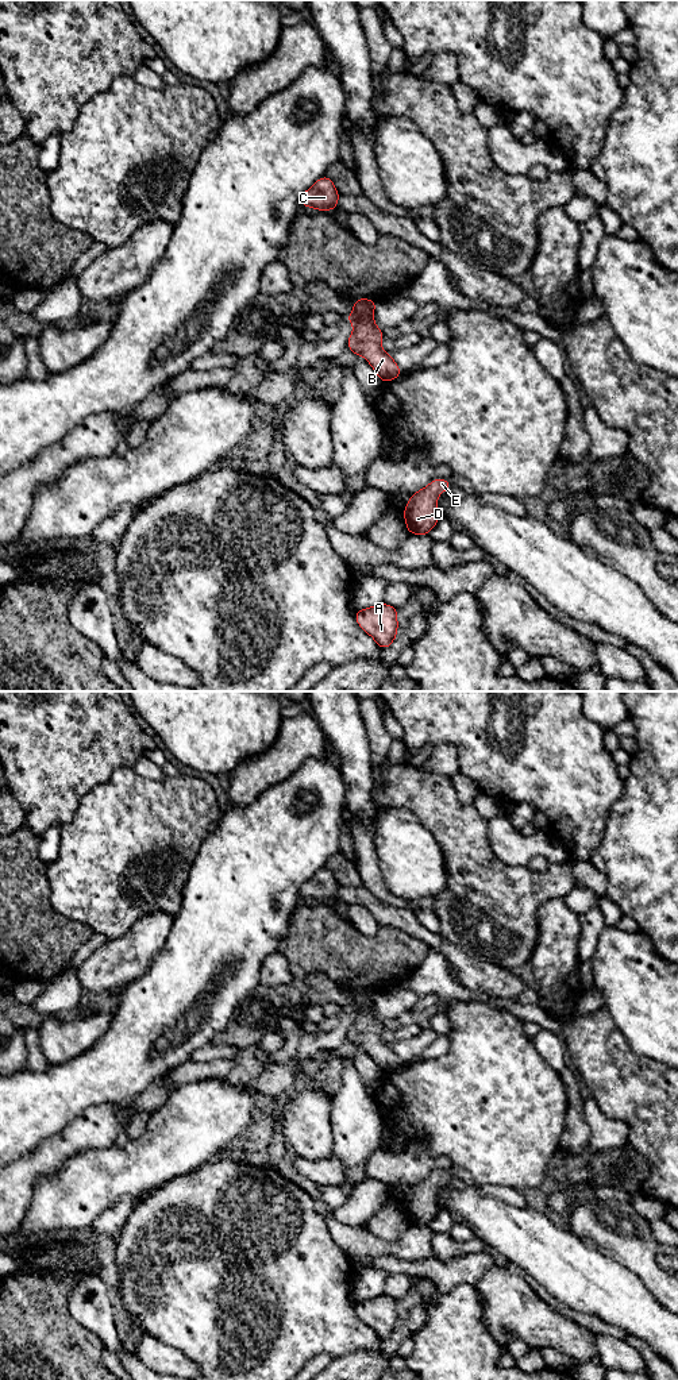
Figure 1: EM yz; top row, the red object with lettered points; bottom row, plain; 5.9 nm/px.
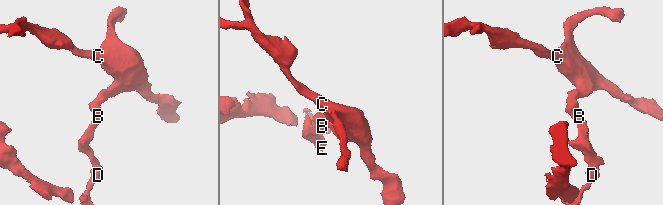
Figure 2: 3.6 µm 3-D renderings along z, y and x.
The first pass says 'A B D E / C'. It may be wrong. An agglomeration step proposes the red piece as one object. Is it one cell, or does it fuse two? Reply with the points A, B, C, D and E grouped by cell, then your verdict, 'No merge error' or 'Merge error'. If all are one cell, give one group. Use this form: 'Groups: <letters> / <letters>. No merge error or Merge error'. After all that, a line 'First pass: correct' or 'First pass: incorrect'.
Groups: A B D E / C. Merge error
First pass: correct

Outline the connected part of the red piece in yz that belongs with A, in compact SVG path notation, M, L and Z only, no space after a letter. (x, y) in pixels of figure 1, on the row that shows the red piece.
M385 602L355 612L355 620L381 649L390 647L397 636L397 609Z

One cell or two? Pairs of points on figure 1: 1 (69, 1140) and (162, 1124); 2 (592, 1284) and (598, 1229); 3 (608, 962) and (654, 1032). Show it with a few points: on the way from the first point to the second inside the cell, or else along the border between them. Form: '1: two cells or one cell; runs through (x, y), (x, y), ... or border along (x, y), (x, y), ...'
1: two cells; border along (172, 1093), (150, 1116)
2: two cells; border along (569, 1230), (623, 1265)
3: one cell; runs through (626, 979), (654, 1007), (654, 1014)

